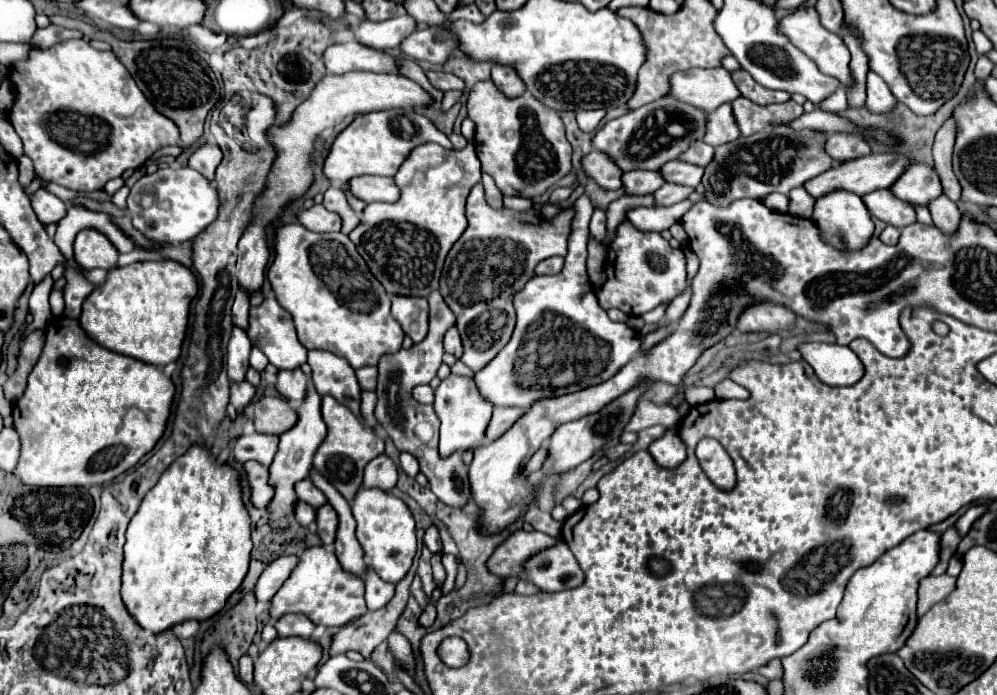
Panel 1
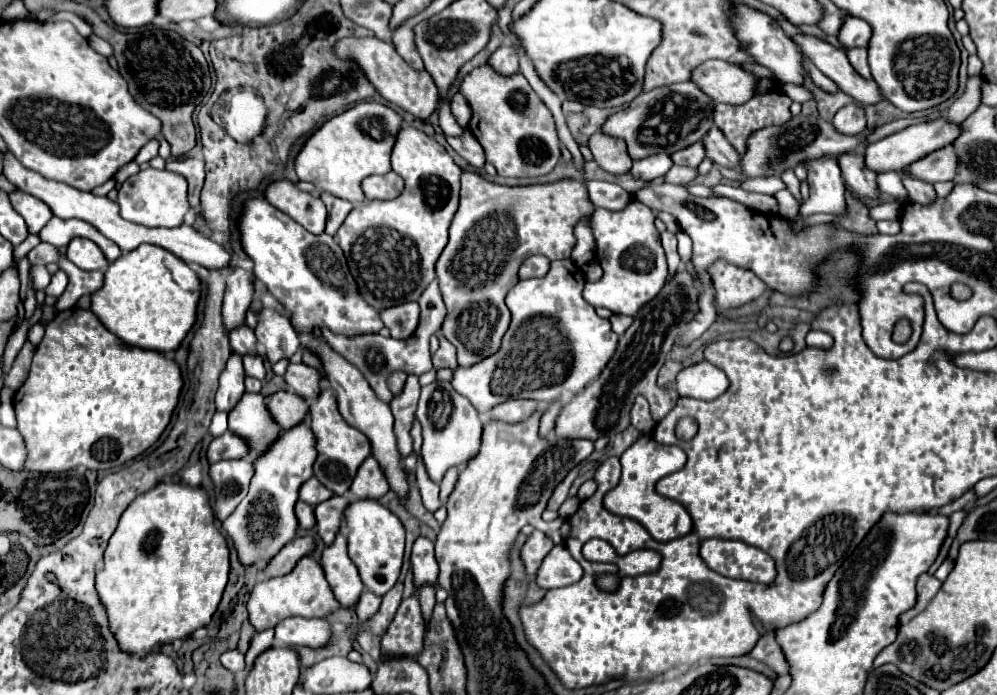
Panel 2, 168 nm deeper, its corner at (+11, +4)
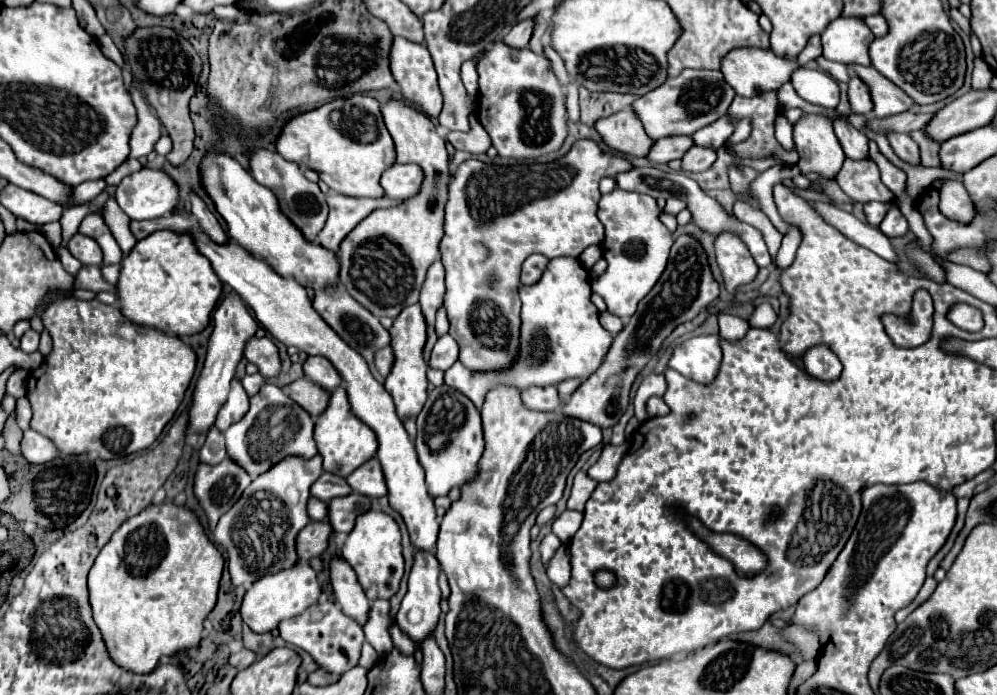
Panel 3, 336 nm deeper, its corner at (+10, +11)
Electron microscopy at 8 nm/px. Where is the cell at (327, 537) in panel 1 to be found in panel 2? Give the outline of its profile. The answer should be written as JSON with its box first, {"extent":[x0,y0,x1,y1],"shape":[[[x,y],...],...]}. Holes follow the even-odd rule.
{"extent":[314,496,350,546],"shape":[[[332,496],[330,500],[316,506],[316,510],[314,510],[316,512],[316,530],[326,546],[330,546],[334,542],[348,504],[350,504],[350,500],[346,496]]]}

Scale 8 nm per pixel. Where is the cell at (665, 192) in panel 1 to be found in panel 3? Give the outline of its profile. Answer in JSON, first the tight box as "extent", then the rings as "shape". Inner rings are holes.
{"extent":[681,147,715,173],"shape":[[[691,147],[681,159],[681,171],[689,171],[689,173],[705,171],[713,165],[713,161],[715,161],[715,151],[713,149]]]}

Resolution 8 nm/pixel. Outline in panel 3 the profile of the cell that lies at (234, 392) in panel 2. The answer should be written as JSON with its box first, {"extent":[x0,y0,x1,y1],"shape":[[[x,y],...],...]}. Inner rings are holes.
{"extent":[215,379,249,431],"shape":[[[233,379],[231,381],[231,391],[229,391],[229,399],[223,403],[219,415],[217,415],[217,421],[215,421],[215,427],[225,431],[231,423],[239,421],[245,411],[249,409],[249,397],[241,385],[239,379]]]}

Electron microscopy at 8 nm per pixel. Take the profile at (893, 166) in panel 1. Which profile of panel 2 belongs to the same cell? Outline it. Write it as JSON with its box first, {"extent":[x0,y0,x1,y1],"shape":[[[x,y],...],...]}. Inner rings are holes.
{"extent":[866,116,962,172],"shape":[[[940,116],[936,120],[928,120],[928,122],[918,122],[918,124],[912,124],[892,136],[886,136],[878,142],[872,142],[868,148],[866,148],[866,166],[874,172],[884,172],[884,170],[896,170],[900,172],[902,168],[910,166],[912,162],[928,156],[930,152],[934,150],[940,150],[948,144],[952,144],[958,136],[962,134],[962,126],[960,124],[954,124],[950,122],[946,116]]]}

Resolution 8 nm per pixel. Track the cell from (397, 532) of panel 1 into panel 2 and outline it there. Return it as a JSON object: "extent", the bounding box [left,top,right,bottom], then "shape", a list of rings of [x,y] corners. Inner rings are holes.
{"extent":[342,500,404,596],"shape":[[[356,500],[348,506],[342,534],[348,540],[348,556],[356,564],[364,590],[384,596],[398,580],[404,556],[404,526],[378,500]]]}

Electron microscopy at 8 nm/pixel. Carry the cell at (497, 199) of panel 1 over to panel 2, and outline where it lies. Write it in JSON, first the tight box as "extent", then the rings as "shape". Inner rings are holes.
{"extent":[446,128,486,169],"shape":[[[468,128],[464,130],[462,136],[456,138],[446,138],[446,142],[470,164],[474,164],[476,168],[482,169],[486,158],[484,158],[484,148],[480,146],[480,142],[476,140],[476,136],[472,132],[468,132]]]}

